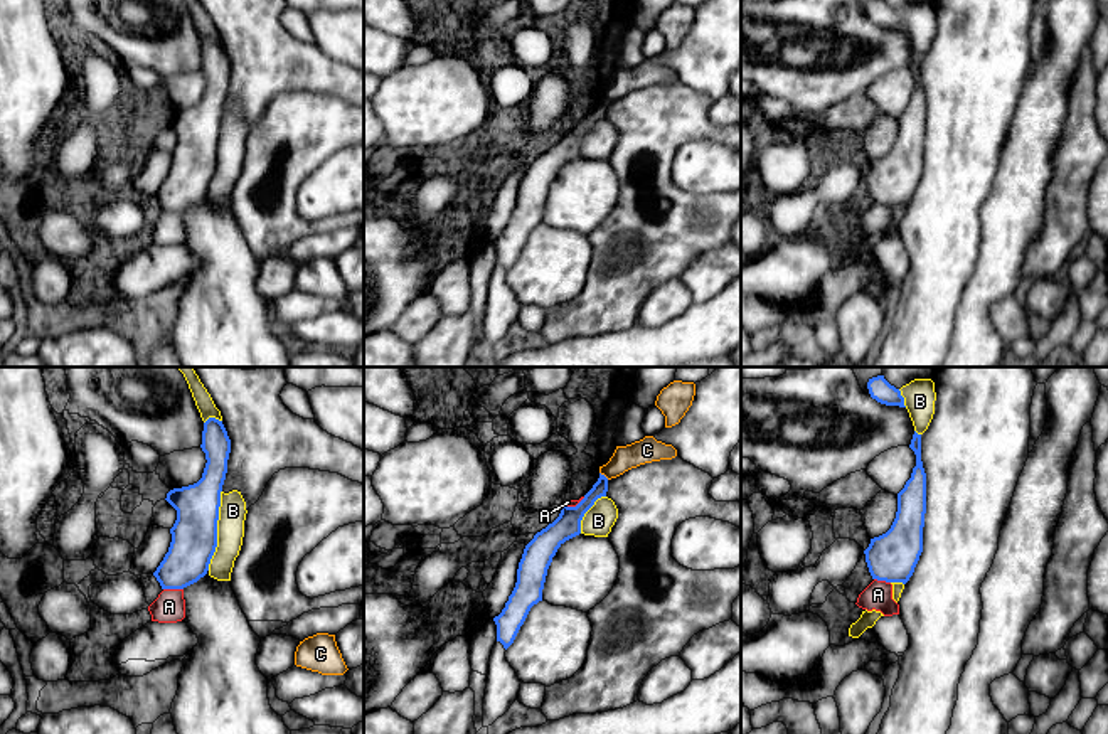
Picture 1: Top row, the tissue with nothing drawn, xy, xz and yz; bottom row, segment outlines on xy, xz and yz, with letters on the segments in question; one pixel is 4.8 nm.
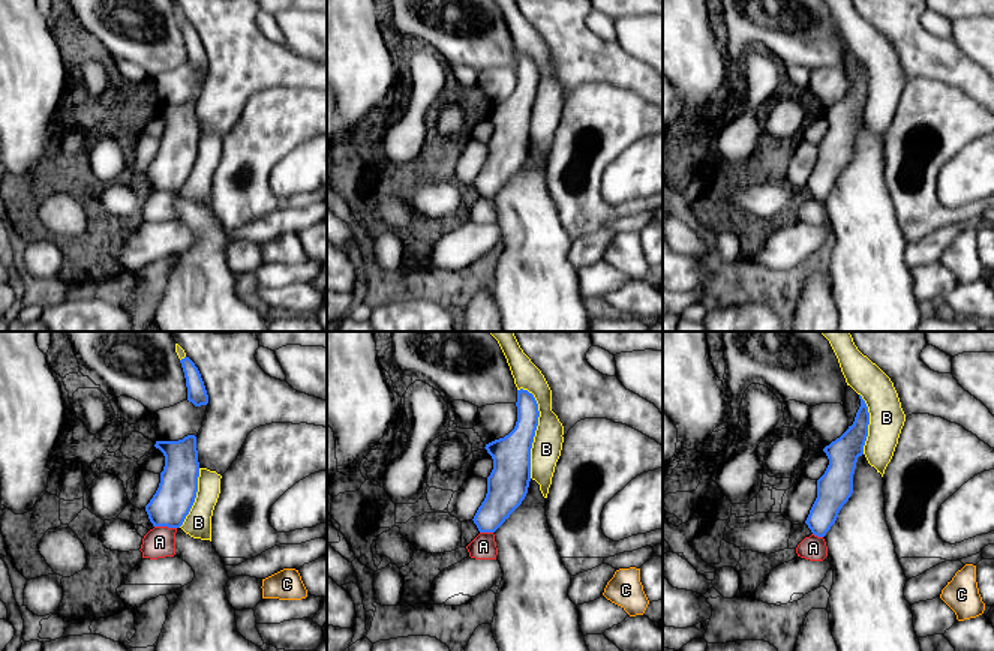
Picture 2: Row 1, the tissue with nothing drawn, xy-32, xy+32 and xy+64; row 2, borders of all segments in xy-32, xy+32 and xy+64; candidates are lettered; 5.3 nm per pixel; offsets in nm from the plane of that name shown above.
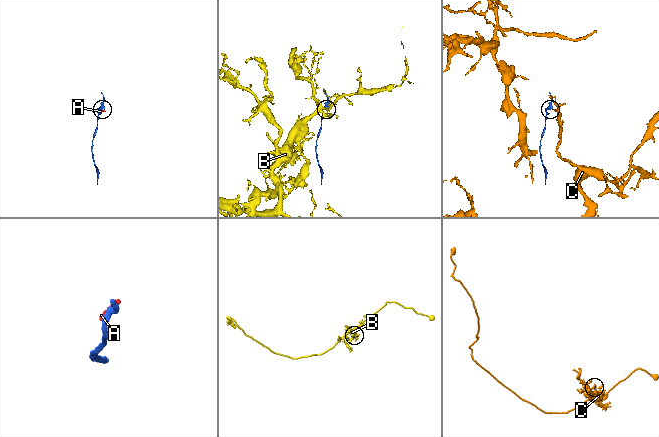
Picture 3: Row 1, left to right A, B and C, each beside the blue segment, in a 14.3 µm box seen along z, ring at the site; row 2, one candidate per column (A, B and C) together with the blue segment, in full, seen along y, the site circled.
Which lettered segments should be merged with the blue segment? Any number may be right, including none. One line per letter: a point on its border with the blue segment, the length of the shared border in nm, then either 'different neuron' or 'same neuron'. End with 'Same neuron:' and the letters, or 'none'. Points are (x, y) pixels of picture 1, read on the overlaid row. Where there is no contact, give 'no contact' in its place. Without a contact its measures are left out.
A: xy (174, 588) | 100 nm | different neuron
B: xy (216, 531) | 380 nm | different neuron
C: xz (603, 475) | 60 nm | different neuron
Same neuron: none

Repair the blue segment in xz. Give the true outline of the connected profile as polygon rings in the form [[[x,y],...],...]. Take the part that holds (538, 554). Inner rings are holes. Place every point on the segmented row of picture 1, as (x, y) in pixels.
[[[599,473],[598,481],[576,507],[561,503],[559,517],[546,529],[537,532],[525,545],[517,569],[515,588],[502,613],[493,618],[497,625],[497,641],[500,641],[505,650],[514,643],[530,608],[542,601],[547,569],[557,549],[566,540],[581,534],[581,520],[584,513],[598,498],[606,497],[606,492],[608,478]]]

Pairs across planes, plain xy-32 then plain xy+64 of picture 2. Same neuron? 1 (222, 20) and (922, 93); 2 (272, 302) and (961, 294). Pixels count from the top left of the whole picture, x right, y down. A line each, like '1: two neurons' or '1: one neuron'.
1: two neurons
2: one neuron

